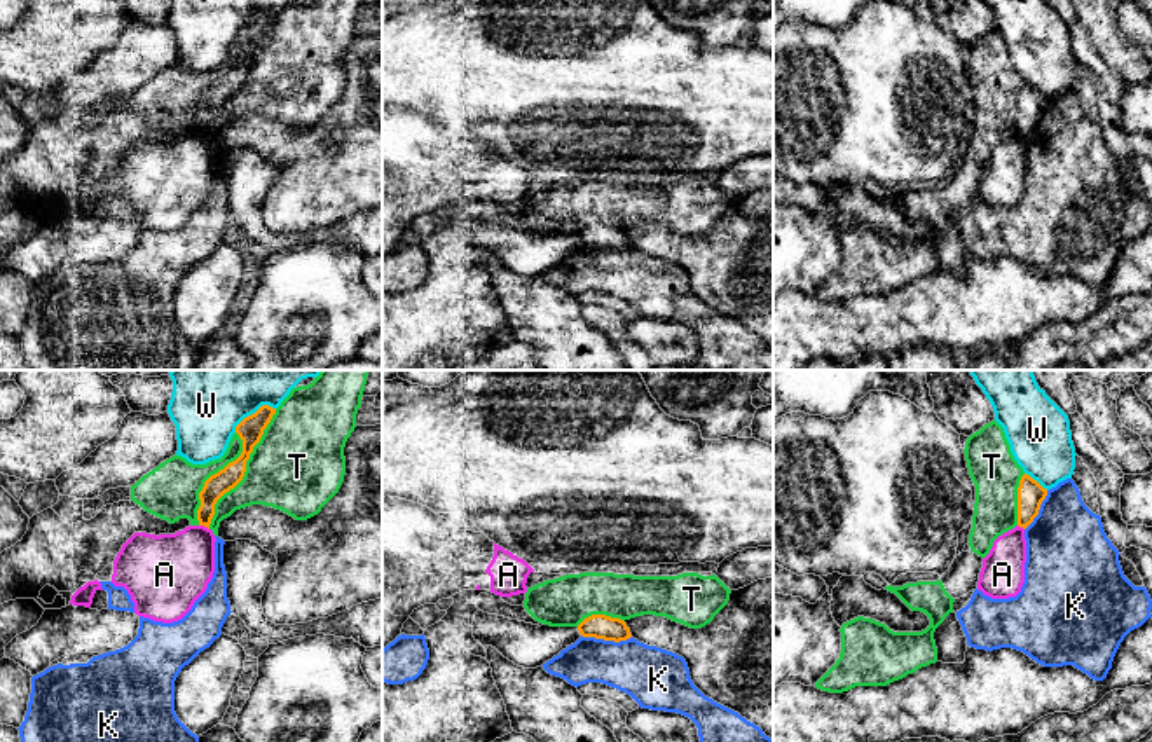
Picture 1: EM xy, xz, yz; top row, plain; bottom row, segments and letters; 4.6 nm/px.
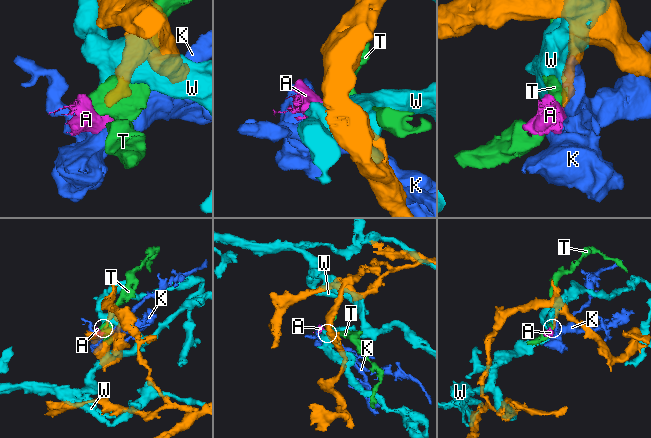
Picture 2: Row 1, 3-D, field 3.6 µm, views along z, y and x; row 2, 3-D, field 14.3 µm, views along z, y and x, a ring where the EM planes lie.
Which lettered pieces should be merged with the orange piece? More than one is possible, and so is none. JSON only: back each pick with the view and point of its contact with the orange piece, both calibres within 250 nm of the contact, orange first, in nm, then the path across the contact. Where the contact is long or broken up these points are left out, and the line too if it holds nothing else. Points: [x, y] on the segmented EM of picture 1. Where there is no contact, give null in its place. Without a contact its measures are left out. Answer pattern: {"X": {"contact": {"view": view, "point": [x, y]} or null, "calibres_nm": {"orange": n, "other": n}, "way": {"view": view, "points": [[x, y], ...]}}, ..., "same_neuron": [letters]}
{"same_neuron": []}

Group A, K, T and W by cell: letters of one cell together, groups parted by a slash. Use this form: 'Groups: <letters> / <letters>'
Groups: A / K / T / W

